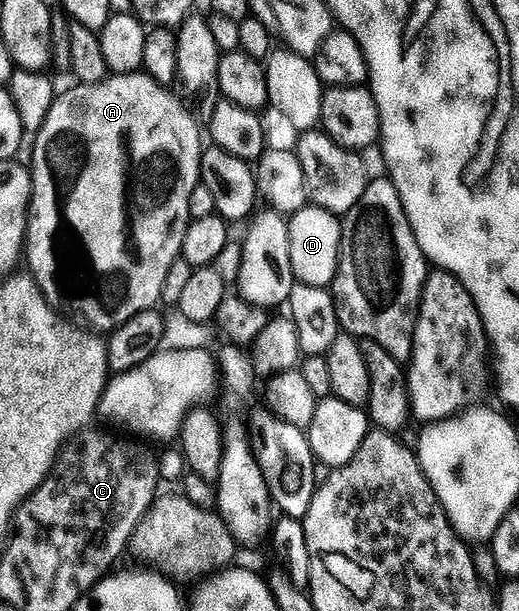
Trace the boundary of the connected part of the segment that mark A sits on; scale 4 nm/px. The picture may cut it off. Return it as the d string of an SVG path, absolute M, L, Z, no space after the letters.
M140 71L138 73L124 73L122 75L111 75L108 76L107 80L97 83L96 85L80 85L73 91L69 91L68 94L61 94L56 96L53 107L49 111L49 115L45 119L44 125L47 126L47 133L59 133L59 129L79 129L79 133L87 133L87 141L91 143L91 169L87 169L87 177L77 177L74 182L75 190L71 193L71 198L65 201L65 221L75 228L77 236L83 240L82 248L86 253L95 253L95 261L99 261L99 265L103 265L103 269L112 269L116 266L123 266L123 269L127 269L127 265L131 265L133 259L127 257L126 252L126 241L123 241L125 235L125 227L123 222L127 219L127 212L122 208L122 181L123 181L123 139L125 137L137 137L137 153L169 153L171 157L175 157L175 161L179 161L177 165L181 167L181 177L177 179L177 187L175 187L175 195L171 197L171 205L169 205L169 225L173 225L169 229L169 251L167 251L167 245L157 245L157 251L153 252L155 256L155 273L159 273L159 281L164 284L168 284L169 279L163 276L163 273L170 278L173 271L168 269L167 265L171 266L172 269L176 268L177 262L180 260L181 252L183 249L183 239L187 234L187 226L191 224L192 219L189 215L189 195L193 195L193 191L198 185L201 184L201 178L199 175L199 168L201 167L201 159L203 158L203 150L205 148L205 142L199 138L199 129L201 129L200 122L196 121L190 108L178 96L177 98L171 94L172 90L165 85L158 85L153 78L148 77L146 72Z

